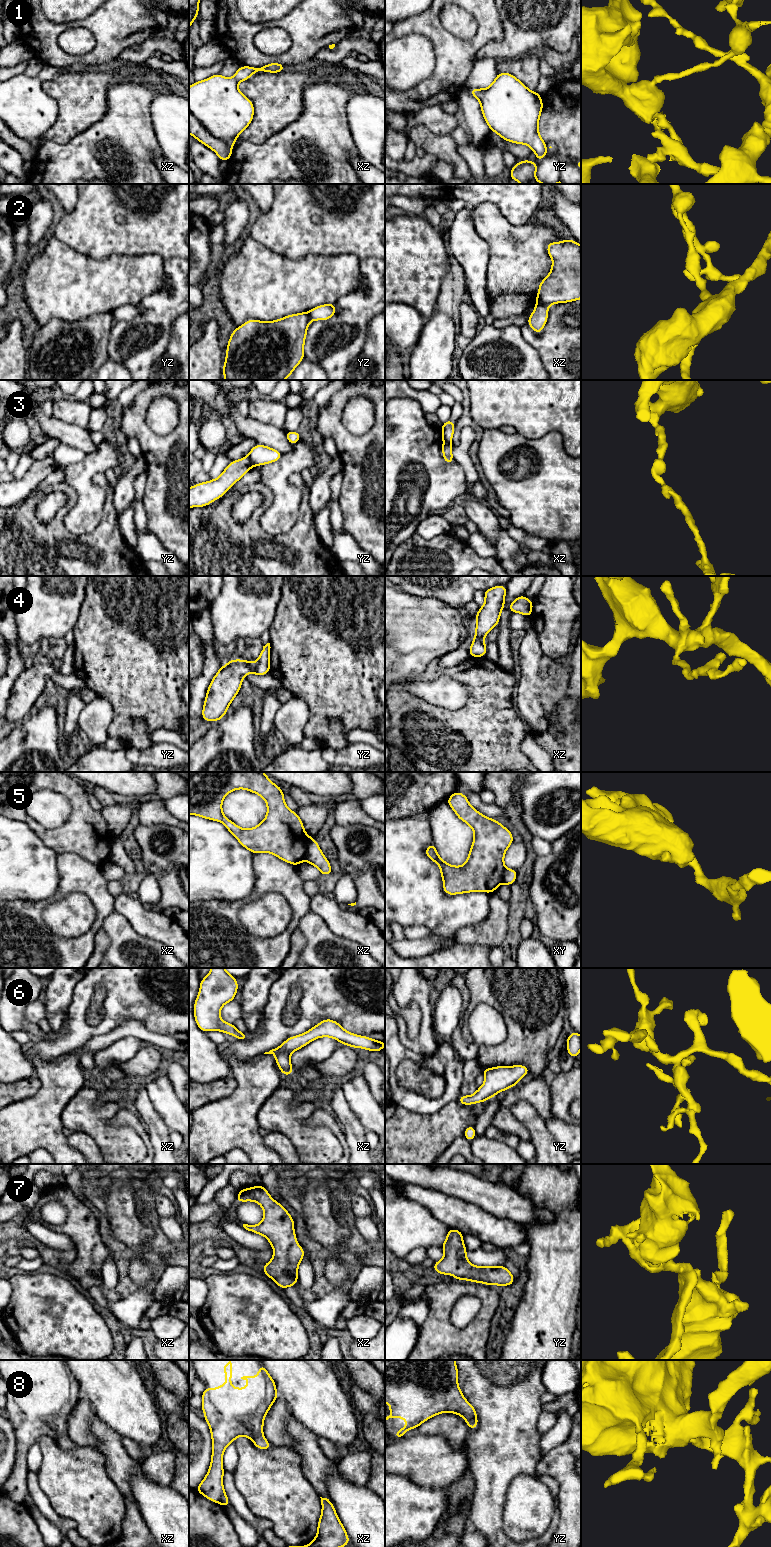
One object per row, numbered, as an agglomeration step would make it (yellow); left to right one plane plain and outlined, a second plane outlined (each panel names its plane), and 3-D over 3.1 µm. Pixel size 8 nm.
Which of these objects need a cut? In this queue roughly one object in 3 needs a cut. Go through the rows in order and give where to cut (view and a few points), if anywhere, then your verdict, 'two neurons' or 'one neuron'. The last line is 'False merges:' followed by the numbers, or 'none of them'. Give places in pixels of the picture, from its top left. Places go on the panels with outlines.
1: no cut | one neuron
2: xz (536, 302), (547, 306) | two neurons
3: yz (247, 457), (253, 465) | two neurons
4: no cut | one neuron
5: xz (310, 837), (304, 858) | two neurons
6: no cut | one neuron
7: no cut | one neuron
8: no cut | one neuron
False merges: 2, 3, 5

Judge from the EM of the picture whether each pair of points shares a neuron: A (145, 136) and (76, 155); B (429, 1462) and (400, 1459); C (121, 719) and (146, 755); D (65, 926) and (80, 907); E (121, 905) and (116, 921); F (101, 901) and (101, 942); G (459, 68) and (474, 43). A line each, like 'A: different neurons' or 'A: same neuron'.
A: same neuron
B: same neuron
C: different neurons
D: same neuron
E: different neurons
F: different neurons
G: same neuron

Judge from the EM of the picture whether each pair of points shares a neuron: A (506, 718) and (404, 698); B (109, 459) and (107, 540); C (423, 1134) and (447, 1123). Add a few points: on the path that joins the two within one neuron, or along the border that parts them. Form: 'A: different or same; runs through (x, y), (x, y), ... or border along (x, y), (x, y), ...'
A: same; runs through (481, 718), (437, 718), (429, 713)
B: different; border along (97, 472), (92, 482), (104, 490), (102, 511)
C: same; runs through (429, 1134), (441, 1128)

